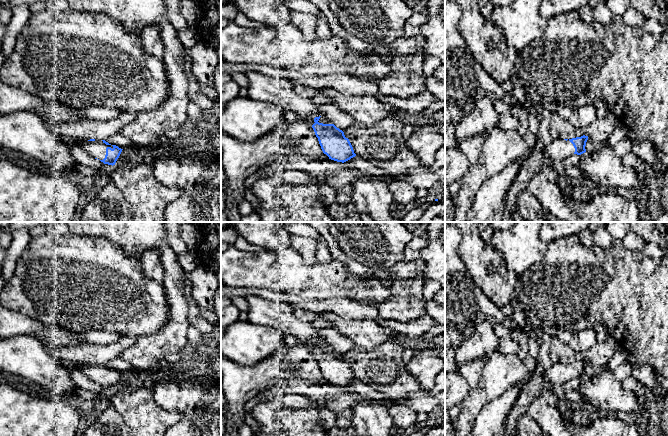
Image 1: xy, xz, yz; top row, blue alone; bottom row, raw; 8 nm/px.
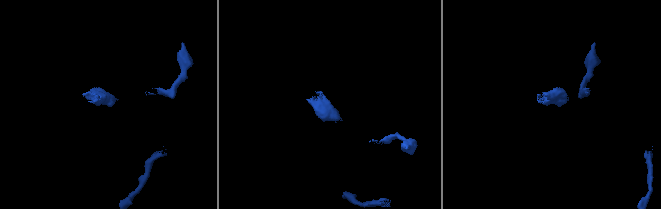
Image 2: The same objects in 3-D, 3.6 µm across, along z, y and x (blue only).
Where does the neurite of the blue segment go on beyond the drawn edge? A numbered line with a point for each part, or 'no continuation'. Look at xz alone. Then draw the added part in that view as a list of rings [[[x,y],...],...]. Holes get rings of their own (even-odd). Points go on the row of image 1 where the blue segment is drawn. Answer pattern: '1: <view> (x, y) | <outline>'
1: xz (280, 91) | [[[248,71],[244,74],[249,83],[249,98],[260,102],[272,102],[301,118],[323,116],[312,98],[302,97],[295,92],[294,84],[285,74],[279,77],[269,77],[257,71]]]

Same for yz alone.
1: yz (559, 149) | [[[558,138],[544,147],[543,155],[545,160],[560,162],[561,160],[573,155],[575,148],[569,140]]]

